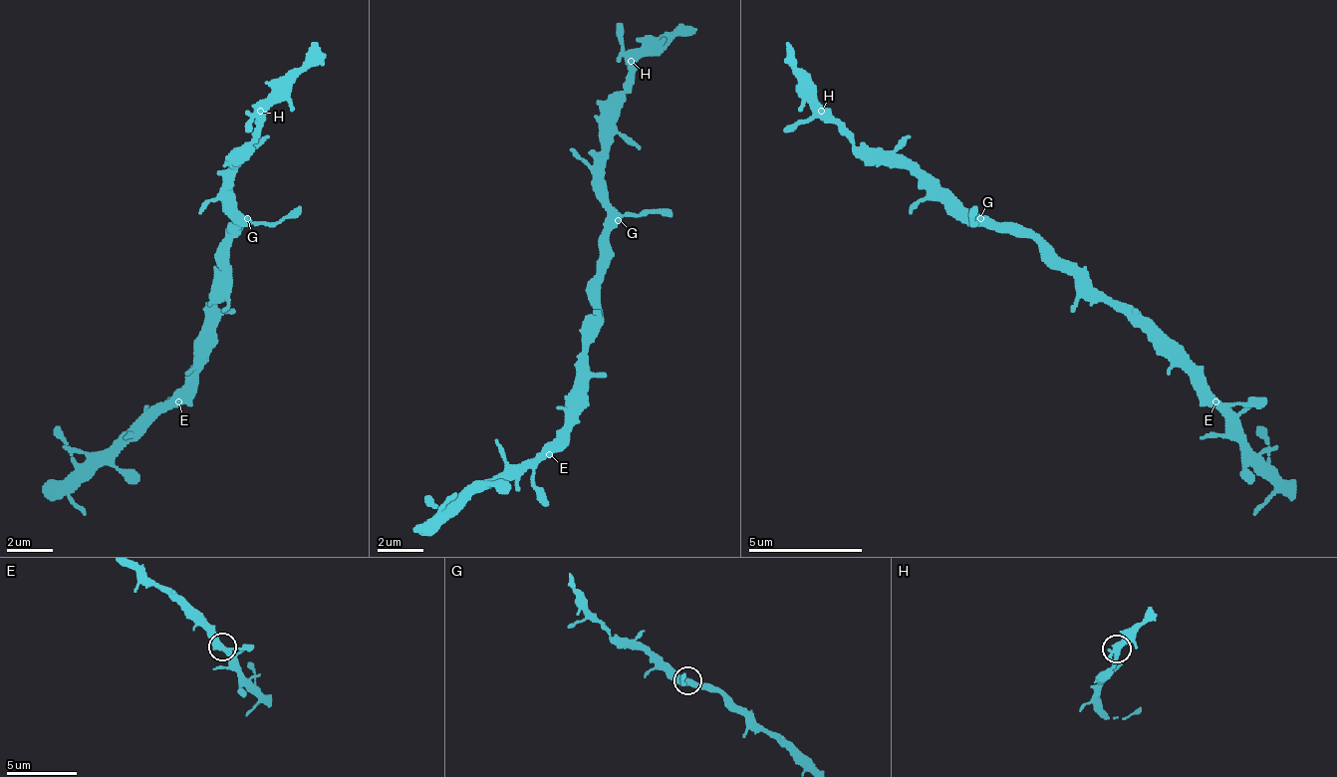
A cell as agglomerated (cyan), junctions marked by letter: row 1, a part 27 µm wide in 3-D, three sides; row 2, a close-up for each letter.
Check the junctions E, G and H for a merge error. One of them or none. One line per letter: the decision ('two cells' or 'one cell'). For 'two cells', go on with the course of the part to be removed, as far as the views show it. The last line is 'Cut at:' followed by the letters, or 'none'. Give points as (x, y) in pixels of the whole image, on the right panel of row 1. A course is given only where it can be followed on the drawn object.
E: one cell
G: one cell
H: one cell
Cut at: none

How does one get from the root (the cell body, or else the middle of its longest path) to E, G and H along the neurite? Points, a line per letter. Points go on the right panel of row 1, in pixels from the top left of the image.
E: (1061, 270), (1078, 270), (1101, 293), (1107, 293), (1215, 401)
G: (1061, 270), (1026, 235), (1009, 235), (1003, 230), (992, 230), (980, 218)
H: (1061, 270), (1026, 235), (1009, 235), (1003, 230), (969, 224), (906, 166), (883, 166), (872, 161), (820, 110)

